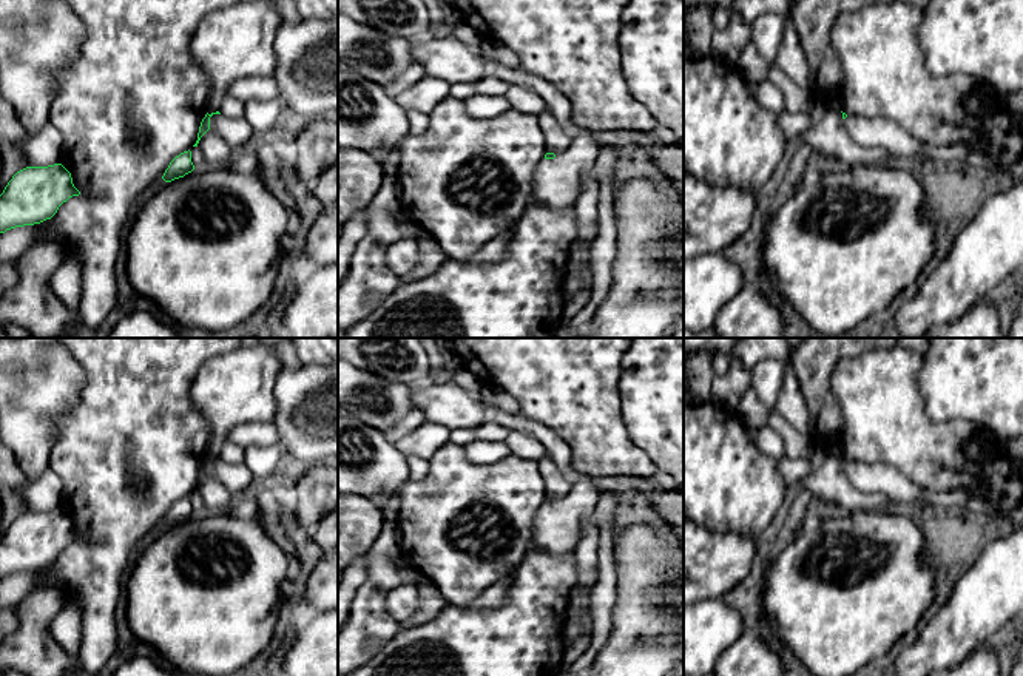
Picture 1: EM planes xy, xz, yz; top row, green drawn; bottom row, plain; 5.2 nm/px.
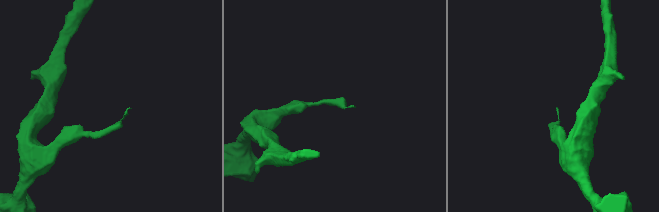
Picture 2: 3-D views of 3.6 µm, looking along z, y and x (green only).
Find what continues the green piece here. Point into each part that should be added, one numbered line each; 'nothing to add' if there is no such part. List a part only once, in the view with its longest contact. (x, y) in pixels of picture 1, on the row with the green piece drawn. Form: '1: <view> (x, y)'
1: xy (238, 133)

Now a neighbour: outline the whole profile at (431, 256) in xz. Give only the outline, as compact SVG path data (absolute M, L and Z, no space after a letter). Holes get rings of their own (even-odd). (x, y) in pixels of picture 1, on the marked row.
M430 238L420 241L420 262L415 272L406 276L398 276L401 282L423 279L437 272L437 269L446 261L446 255L441 247Z

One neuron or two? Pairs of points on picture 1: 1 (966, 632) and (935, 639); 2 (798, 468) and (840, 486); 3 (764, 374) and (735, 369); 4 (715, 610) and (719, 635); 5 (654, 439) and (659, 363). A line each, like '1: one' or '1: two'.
1: one
2: two
3: two
4: one
5: one

